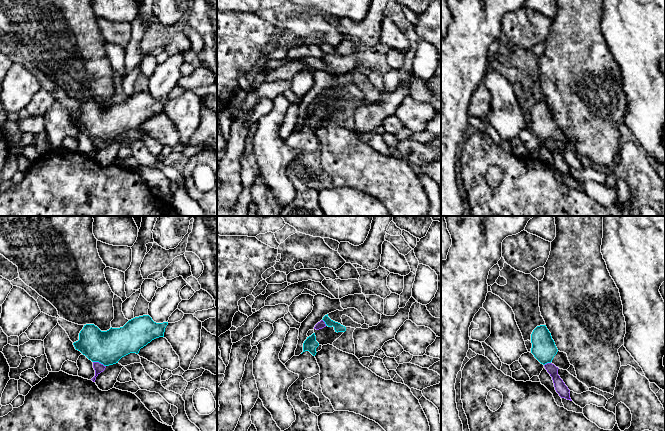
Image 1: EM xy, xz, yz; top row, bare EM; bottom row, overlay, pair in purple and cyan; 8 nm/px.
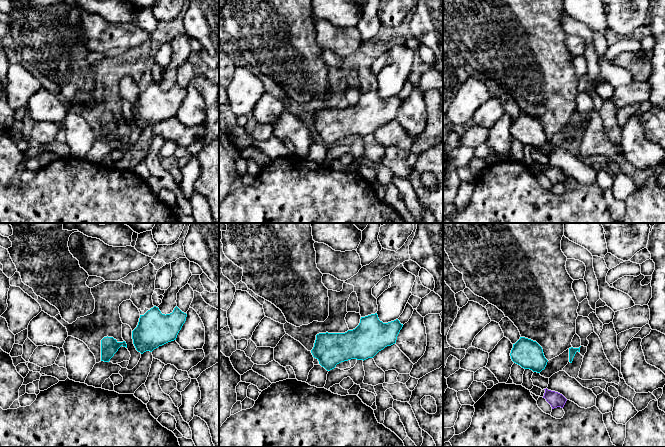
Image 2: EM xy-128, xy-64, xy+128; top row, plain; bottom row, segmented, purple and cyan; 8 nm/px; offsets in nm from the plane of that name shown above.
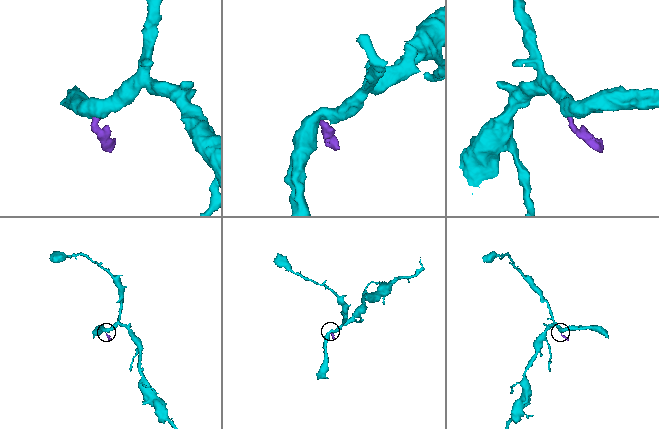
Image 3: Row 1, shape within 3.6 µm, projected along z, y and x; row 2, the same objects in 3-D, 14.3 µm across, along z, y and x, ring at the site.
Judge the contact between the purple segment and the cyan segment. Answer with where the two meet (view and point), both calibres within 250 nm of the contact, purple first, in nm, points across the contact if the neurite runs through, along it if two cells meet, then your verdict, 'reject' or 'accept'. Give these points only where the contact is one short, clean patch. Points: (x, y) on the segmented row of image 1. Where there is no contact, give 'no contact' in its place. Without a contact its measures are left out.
xy (98, 362) | 80/280 nm | along xy (93, 361), (98, 361), (105, 366) | reject

